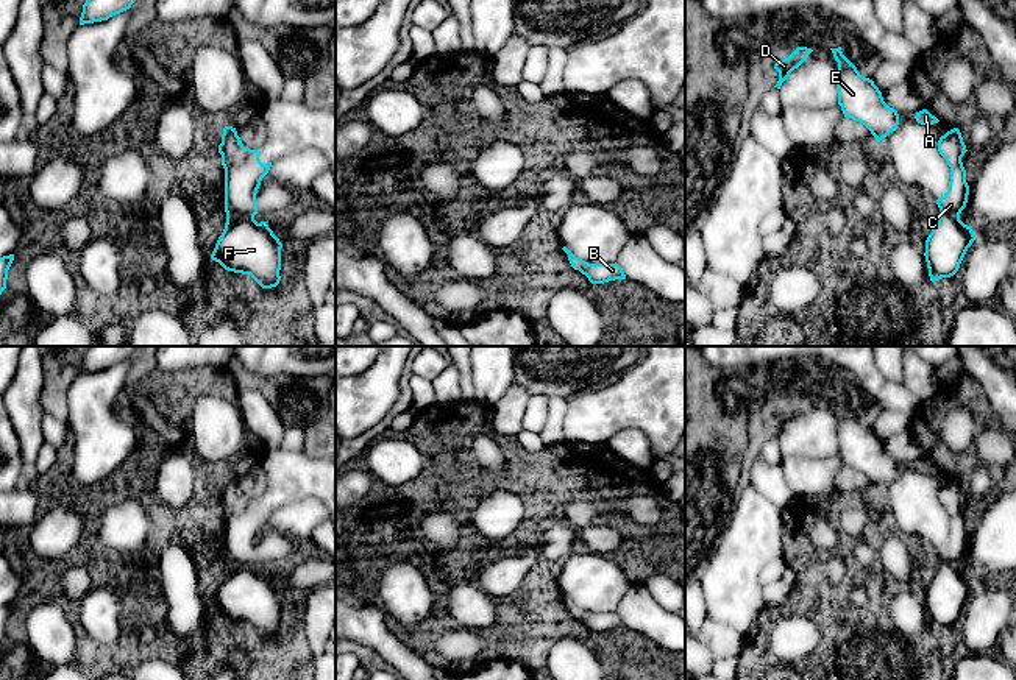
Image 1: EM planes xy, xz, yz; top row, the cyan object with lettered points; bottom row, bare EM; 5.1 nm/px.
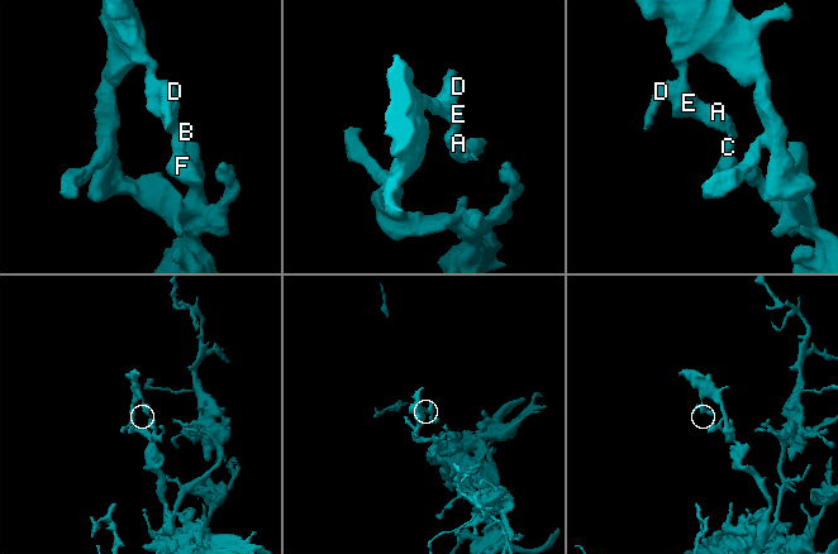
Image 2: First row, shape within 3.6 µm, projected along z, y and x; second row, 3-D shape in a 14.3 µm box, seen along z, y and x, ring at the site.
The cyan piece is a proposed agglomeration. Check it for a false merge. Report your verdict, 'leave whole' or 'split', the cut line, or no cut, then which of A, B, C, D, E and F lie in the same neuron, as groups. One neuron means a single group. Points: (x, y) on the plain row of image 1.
split; cut xy (245, 498), (245, 506), (225, 520); groups A D E / B C F

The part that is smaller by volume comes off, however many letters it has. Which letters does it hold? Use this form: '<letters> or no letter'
B, C, F

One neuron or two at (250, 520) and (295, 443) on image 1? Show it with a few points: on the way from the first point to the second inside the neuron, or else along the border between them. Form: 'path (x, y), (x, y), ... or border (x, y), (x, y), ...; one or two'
border (280, 446), (289, 451), (301, 451); two

